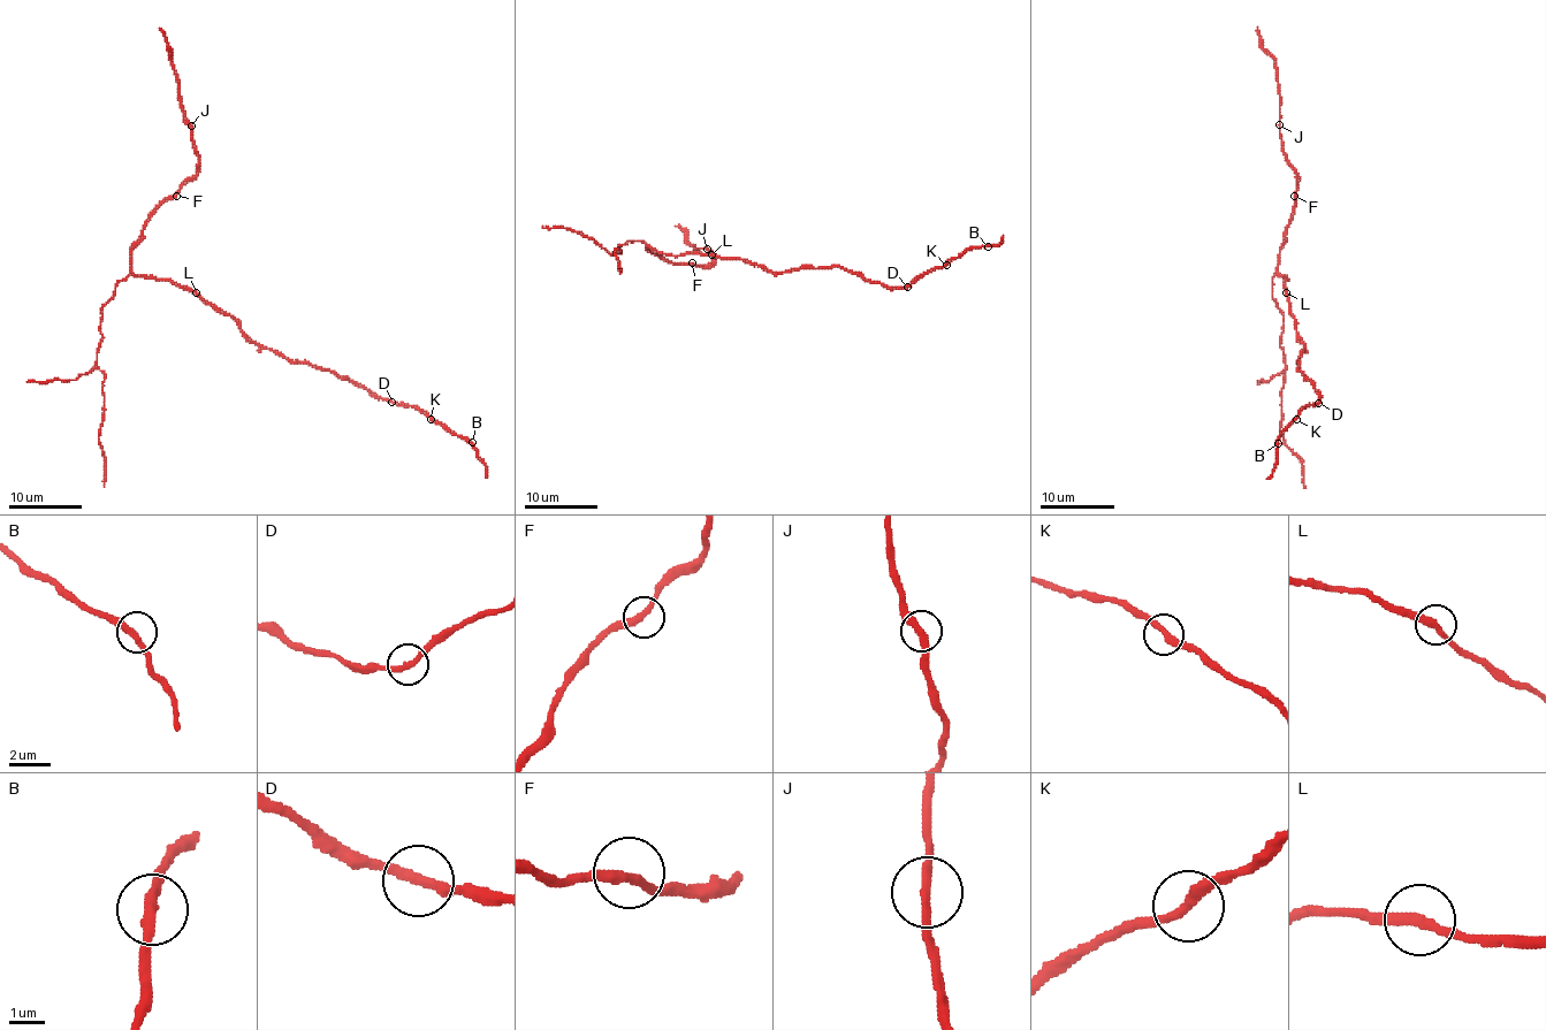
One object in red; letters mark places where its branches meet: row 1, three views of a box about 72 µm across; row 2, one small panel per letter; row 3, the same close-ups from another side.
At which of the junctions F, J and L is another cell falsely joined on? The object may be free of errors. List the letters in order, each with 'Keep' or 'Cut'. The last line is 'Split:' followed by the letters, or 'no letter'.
F: Keep
J: Keep
L: Keep
Split: no letter

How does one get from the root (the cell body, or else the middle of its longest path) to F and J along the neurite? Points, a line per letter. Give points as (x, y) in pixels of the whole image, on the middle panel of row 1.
F: (720, 258), (702, 253), (671, 256), (653, 252), (647, 246), (662, 259), (692, 262)
J: (720, 258), (671, 256), (647, 246), (679, 265), (711, 265), (714, 256), (707, 249)

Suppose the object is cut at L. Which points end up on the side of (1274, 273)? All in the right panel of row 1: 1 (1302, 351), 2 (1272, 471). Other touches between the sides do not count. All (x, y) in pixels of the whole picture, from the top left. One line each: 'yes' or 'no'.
1: no
2: no

